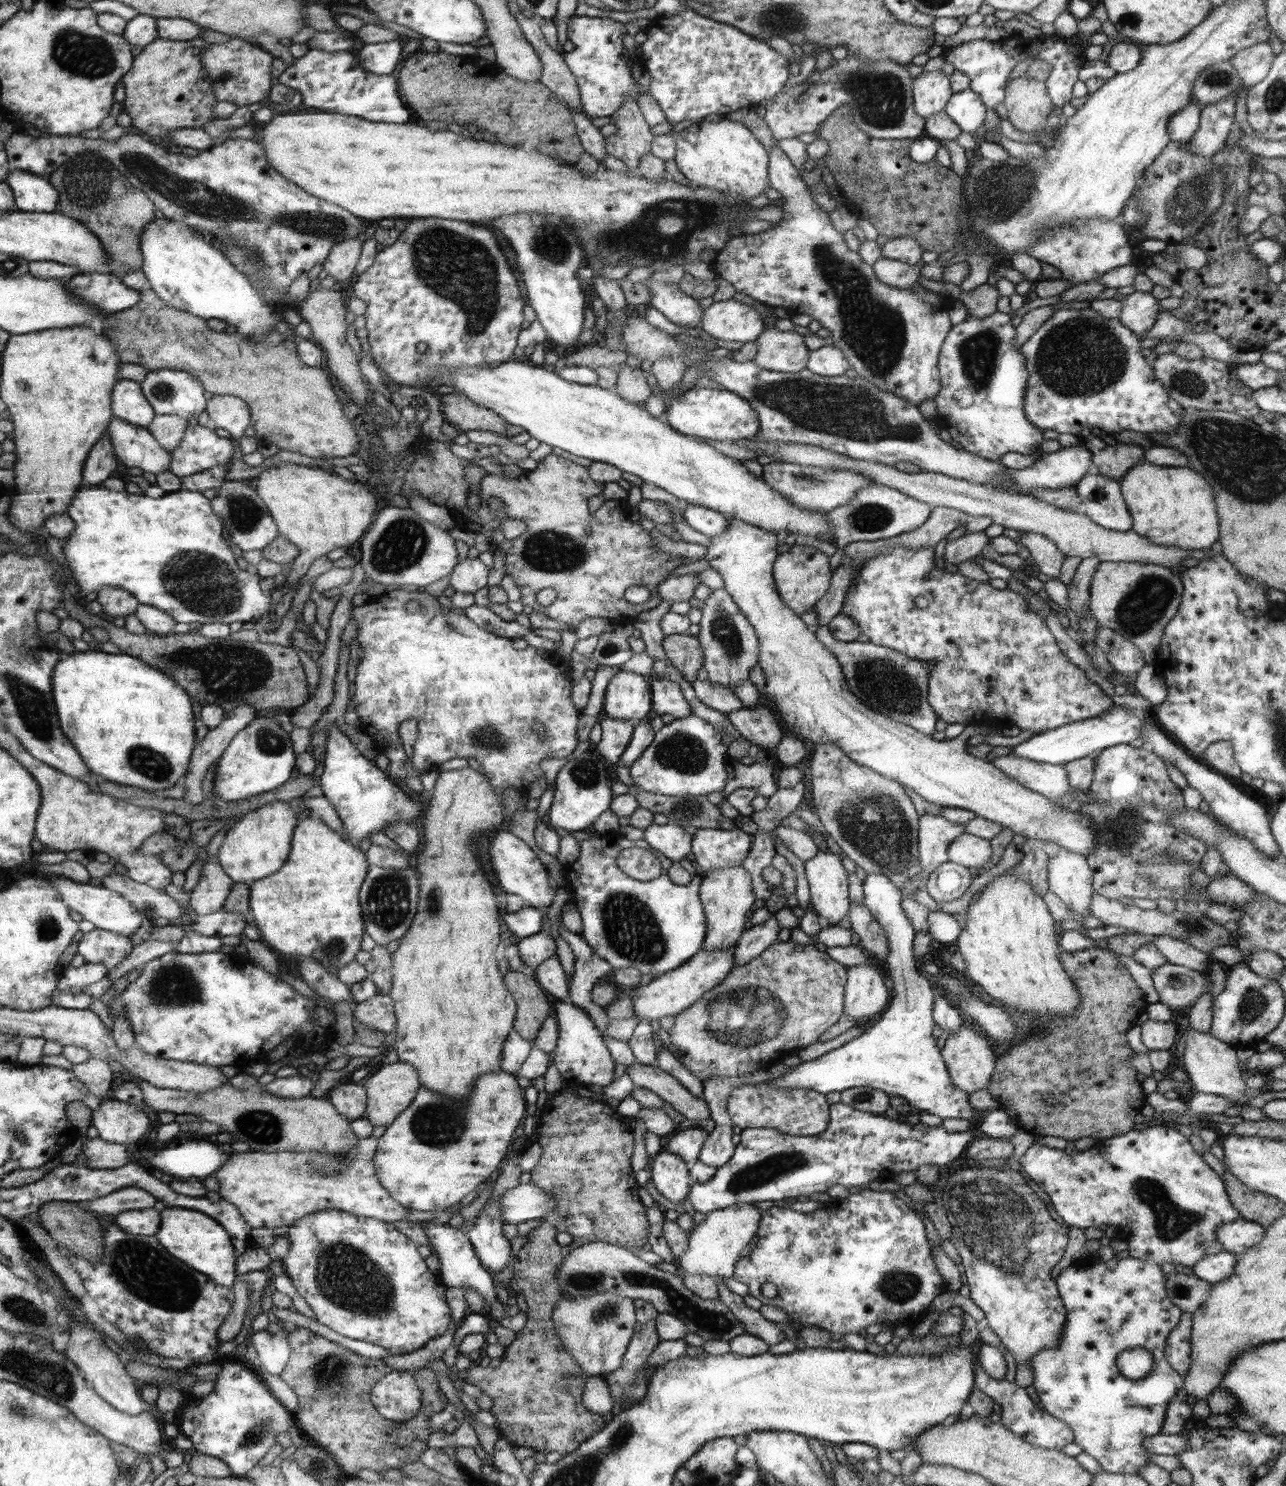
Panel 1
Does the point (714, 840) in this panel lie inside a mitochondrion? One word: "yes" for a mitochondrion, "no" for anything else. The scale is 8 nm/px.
no

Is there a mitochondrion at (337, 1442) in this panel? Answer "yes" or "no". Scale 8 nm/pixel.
no

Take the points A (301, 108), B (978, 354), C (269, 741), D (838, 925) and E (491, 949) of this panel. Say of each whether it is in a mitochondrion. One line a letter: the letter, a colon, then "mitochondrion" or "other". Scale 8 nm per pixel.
A: other
B: mitochondrion
C: mitochondrion
D: other
E: other

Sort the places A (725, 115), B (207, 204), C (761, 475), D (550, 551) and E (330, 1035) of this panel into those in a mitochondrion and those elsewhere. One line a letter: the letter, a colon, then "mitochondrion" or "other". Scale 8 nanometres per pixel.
A: other
B: mitochondrion
C: other
D: mitochondrion
E: other

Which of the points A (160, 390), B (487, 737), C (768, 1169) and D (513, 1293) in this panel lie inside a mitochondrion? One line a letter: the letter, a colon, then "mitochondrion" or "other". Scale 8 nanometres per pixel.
A: mitochondrion
B: mitochondrion
C: mitochondrion
D: other

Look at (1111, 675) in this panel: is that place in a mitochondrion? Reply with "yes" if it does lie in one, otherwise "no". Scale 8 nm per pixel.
no

